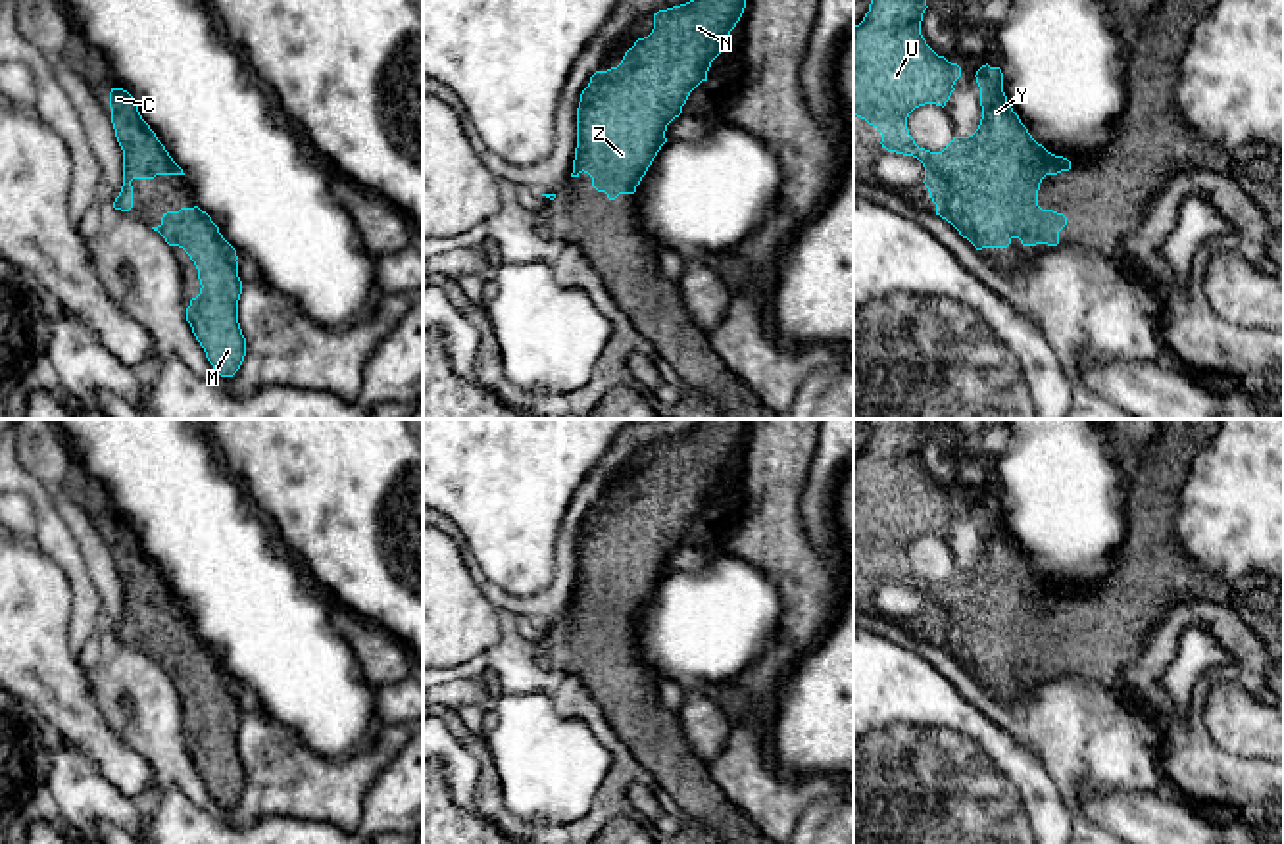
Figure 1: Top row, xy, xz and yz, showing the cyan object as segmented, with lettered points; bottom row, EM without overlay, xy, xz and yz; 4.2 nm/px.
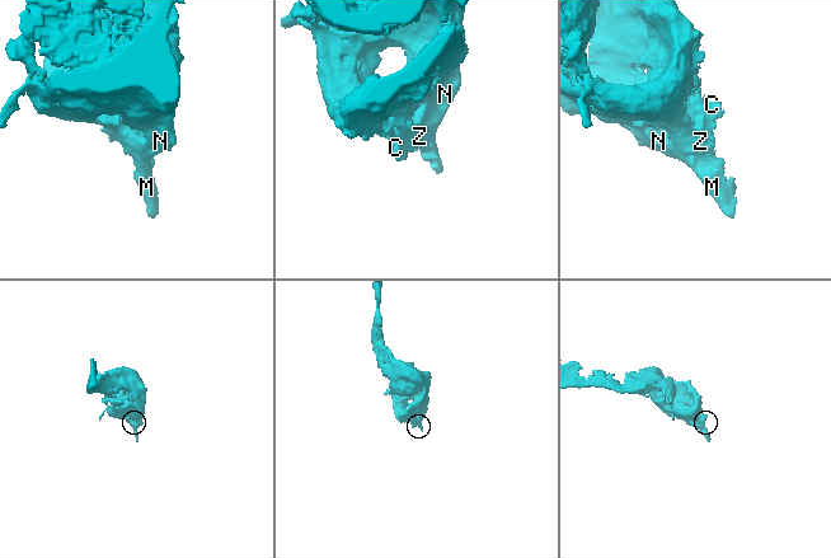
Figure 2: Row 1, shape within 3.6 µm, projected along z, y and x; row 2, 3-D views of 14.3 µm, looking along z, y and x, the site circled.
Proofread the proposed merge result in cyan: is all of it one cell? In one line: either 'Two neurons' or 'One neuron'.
One neuron

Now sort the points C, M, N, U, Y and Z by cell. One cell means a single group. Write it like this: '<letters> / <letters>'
C M N U Y Z

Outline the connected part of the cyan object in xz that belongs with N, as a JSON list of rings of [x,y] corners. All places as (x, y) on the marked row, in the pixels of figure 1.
[[[690,0],[654,13],[654,29],[629,48],[617,67],[596,71],[577,108],[577,148],[571,177],[582,171],[609,200],[634,194],[654,158],[667,142],[667,125],[682,113],[690,92],[707,81],[711,62],[721,54],[740,21],[746,0]]]

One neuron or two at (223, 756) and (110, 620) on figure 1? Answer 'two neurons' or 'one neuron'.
two neurons

